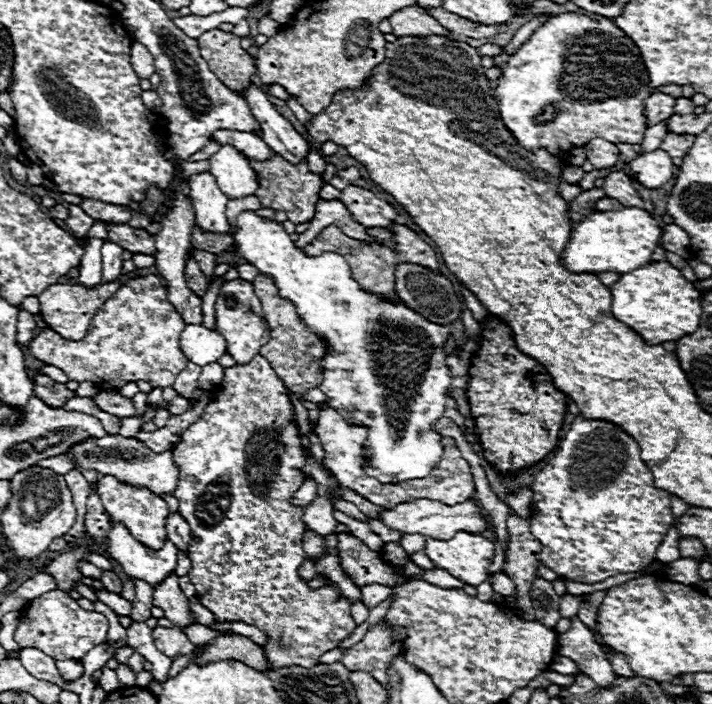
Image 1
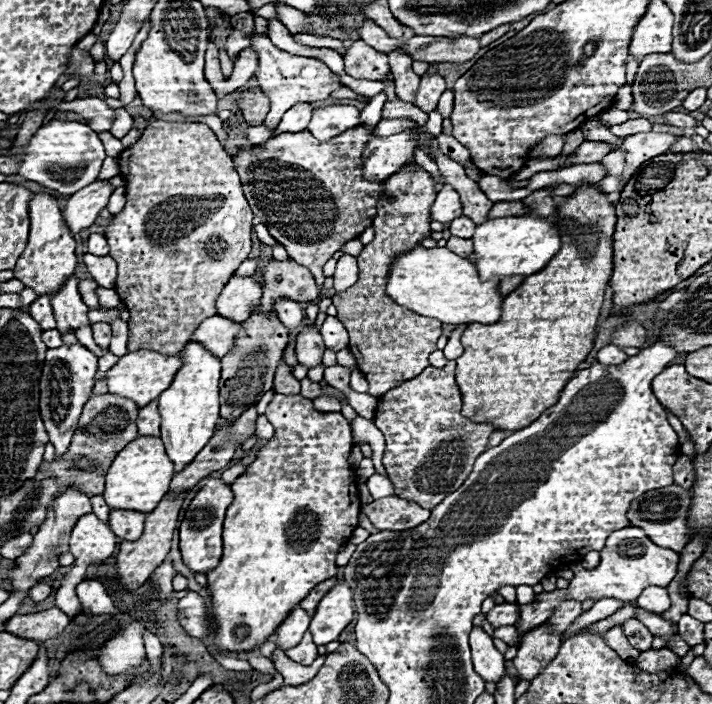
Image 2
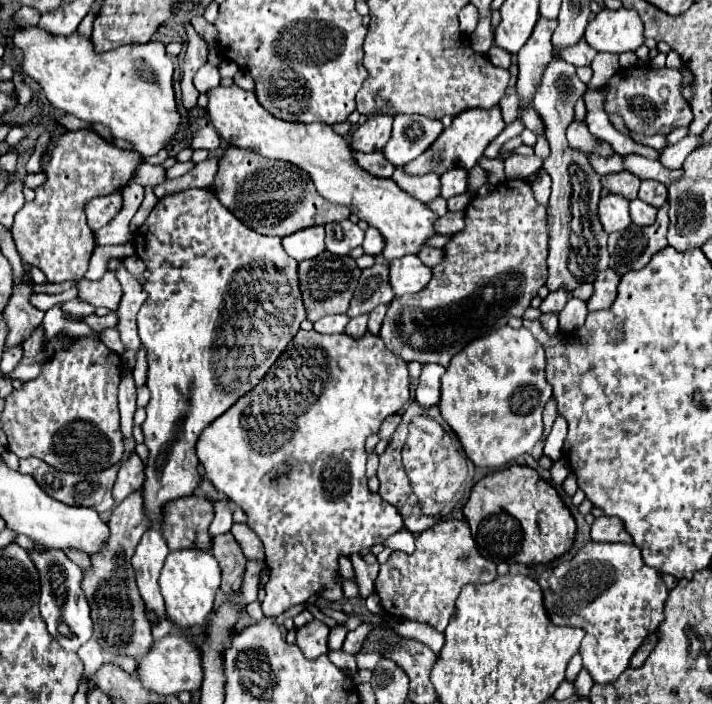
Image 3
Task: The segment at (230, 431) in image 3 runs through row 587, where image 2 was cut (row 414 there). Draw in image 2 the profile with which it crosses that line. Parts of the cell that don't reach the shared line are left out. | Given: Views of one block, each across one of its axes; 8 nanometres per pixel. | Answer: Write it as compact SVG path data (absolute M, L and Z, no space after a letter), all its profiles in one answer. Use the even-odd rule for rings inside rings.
M274 394L274 400L268 404L266 418L274 426L274 436L268 440L268 444L264 444L258 450L256 460L246 468L246 472L230 484L230 488L234 492L234 502L230 504L230 508L226 512L226 520L224 520L224 554L220 558L220 564L206 574L208 576L208 588L212 592L212 610L210 610L210 614L216 622L214 644L218 646L220 652L224 652L224 650L246 652L246 650L252 650L258 644L262 644L282 624L282 620L300 604L300 600L310 594L310 590L316 584L320 584L326 578L332 578L332 576L338 574L338 566L334 564L338 548L348 542L348 538L352 536L352 532L358 526L360 500L358 500L358 490L356 490L356 472L348 464L348 456L350 456L352 446L354 446L352 444L352 428L350 428L348 420L340 412L318 412L318 410L314 410L312 400L308 400L300 394L296 394L296 396Z

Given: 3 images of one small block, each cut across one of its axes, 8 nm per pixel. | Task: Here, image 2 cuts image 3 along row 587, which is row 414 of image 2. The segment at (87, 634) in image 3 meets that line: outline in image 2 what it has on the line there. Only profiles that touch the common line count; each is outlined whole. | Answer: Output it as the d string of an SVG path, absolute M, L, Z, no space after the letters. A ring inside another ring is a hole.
M64 344L58 348L48 348L46 352L40 380L40 414L46 424L50 442L56 446L58 454L66 452L72 440L82 408L92 394L96 372L98 372L98 356L82 344L70 344L70 346Z

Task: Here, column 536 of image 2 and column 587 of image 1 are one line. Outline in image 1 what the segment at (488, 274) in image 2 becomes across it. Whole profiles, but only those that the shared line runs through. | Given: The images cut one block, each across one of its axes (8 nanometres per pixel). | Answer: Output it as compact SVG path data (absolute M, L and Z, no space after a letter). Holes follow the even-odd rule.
M622 208L608 212L592 212L572 226L572 240L568 242L562 262L570 272L618 272L626 274L650 262L652 252L660 246L662 228L642 208Z

